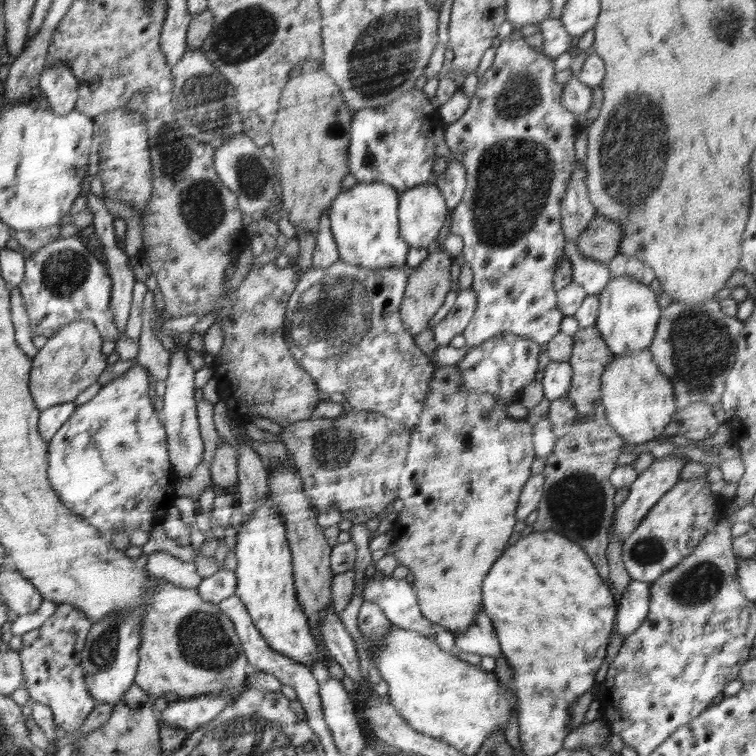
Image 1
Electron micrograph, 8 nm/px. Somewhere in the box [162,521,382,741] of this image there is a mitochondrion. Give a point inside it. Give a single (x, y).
(203, 640)

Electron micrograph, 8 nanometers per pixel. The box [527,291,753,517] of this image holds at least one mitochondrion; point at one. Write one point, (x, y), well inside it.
(700, 346)

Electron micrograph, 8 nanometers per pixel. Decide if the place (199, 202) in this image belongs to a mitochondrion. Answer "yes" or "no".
yes

